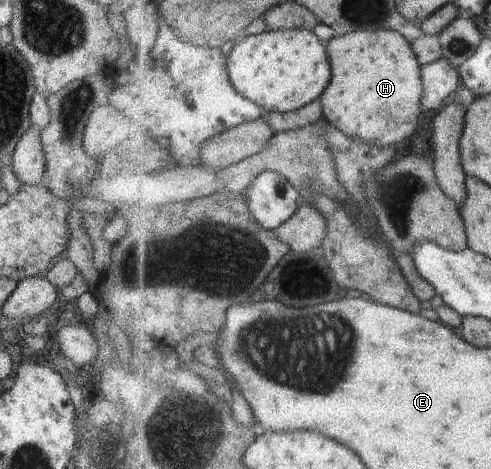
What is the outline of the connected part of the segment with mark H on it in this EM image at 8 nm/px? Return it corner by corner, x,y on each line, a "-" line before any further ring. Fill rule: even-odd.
380,29
357,30
344,36
335,35
325,44
333,74
326,92
320,97
322,115
326,120
355,141
391,146
413,138
419,128
419,116
425,92
422,66
415,55
412,43
397,30

